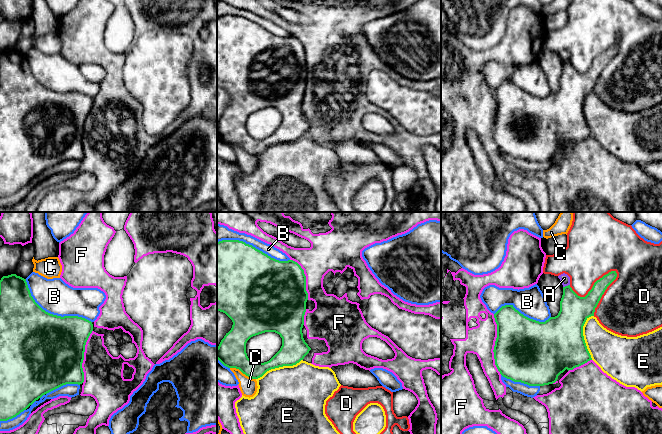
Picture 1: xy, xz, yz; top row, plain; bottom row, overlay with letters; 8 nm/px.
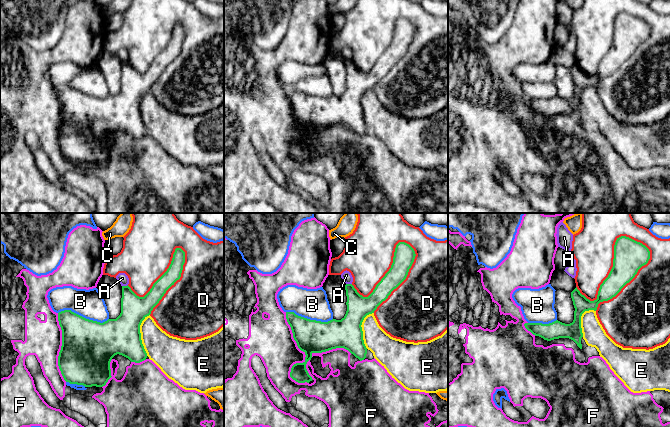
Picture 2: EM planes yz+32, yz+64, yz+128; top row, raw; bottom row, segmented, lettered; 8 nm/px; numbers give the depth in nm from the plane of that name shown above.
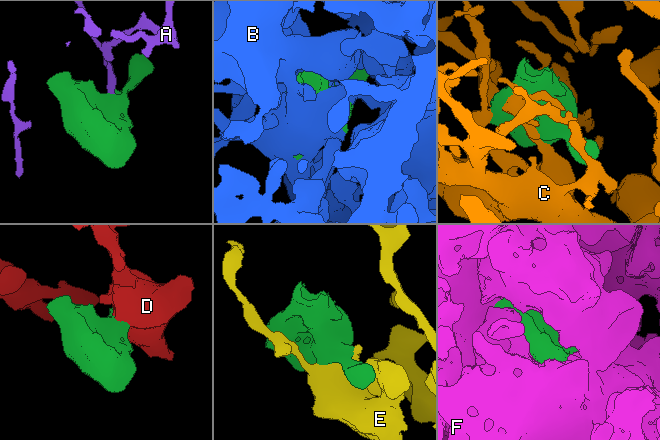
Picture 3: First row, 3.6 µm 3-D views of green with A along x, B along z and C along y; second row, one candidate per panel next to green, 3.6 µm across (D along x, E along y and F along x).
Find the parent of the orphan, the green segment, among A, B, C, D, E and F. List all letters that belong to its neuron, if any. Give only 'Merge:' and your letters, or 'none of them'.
Merge: F

